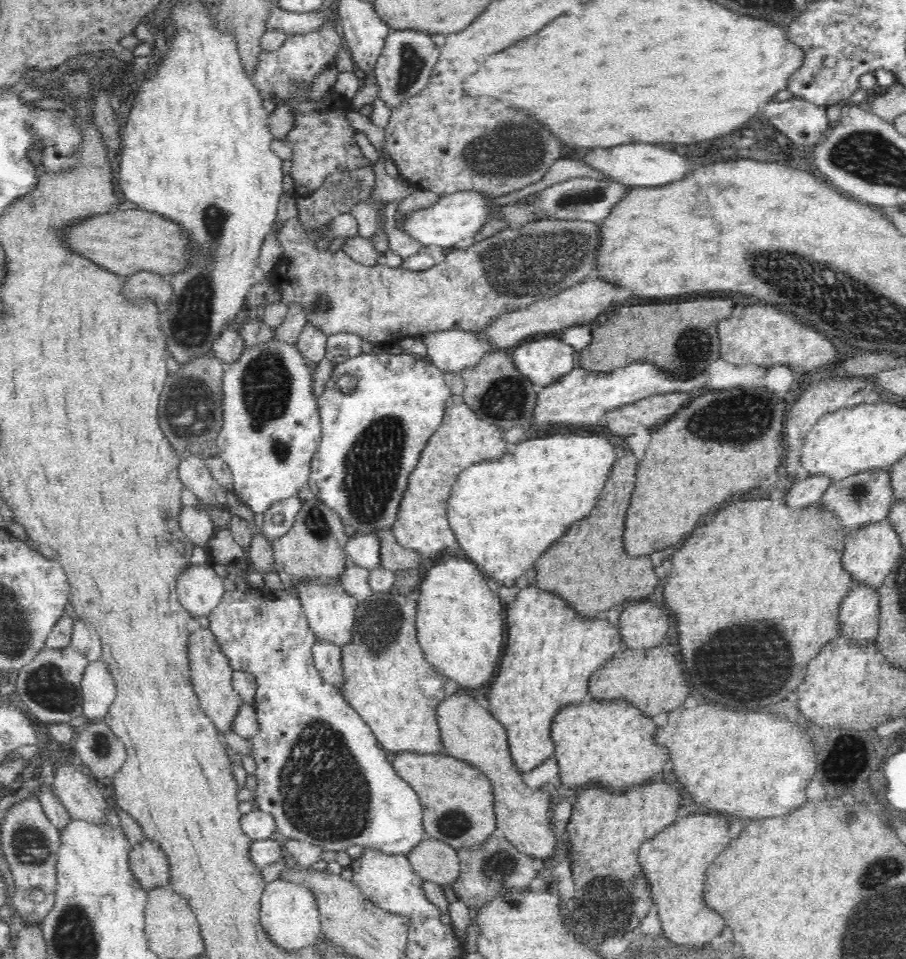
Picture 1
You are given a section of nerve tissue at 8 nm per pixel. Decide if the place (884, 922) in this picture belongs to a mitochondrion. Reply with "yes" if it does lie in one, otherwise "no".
yes

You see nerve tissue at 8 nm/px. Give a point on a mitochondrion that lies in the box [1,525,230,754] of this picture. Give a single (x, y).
(45, 685)

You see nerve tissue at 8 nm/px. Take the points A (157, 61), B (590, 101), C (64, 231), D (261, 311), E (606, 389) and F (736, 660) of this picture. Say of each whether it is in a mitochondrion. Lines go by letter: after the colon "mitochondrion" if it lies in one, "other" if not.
A: other
B: other
C: other
D: other
E: other
F: mitochondrion

